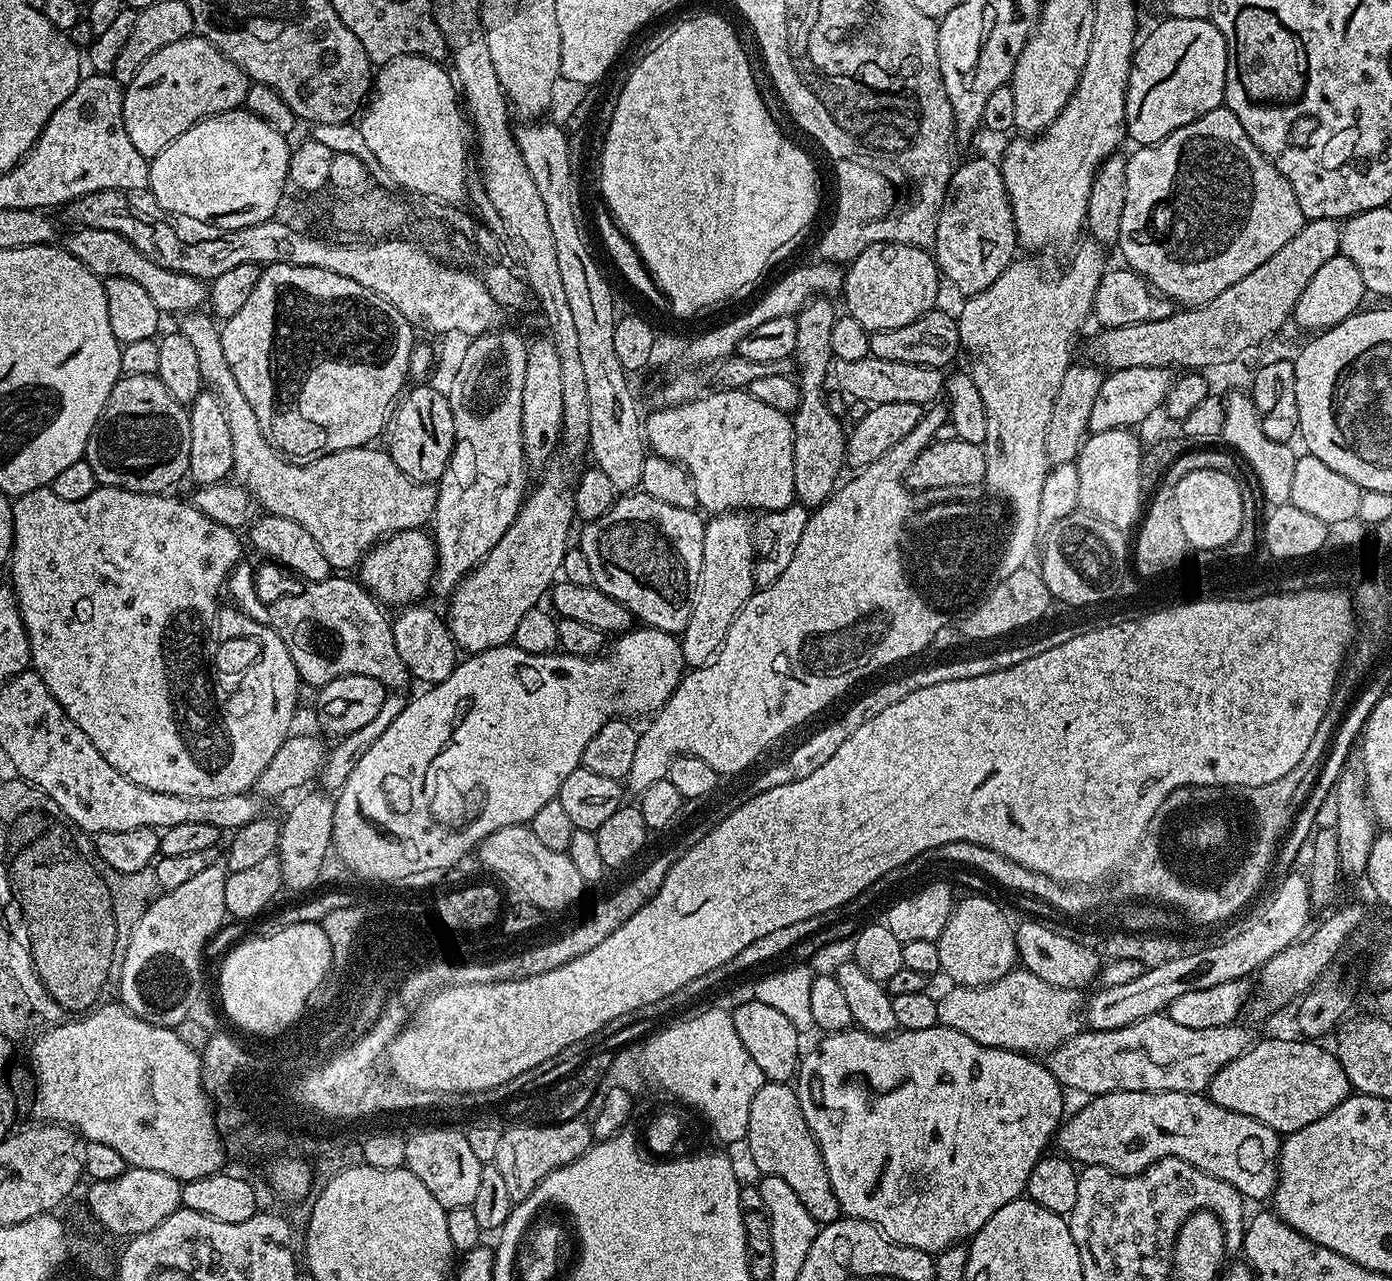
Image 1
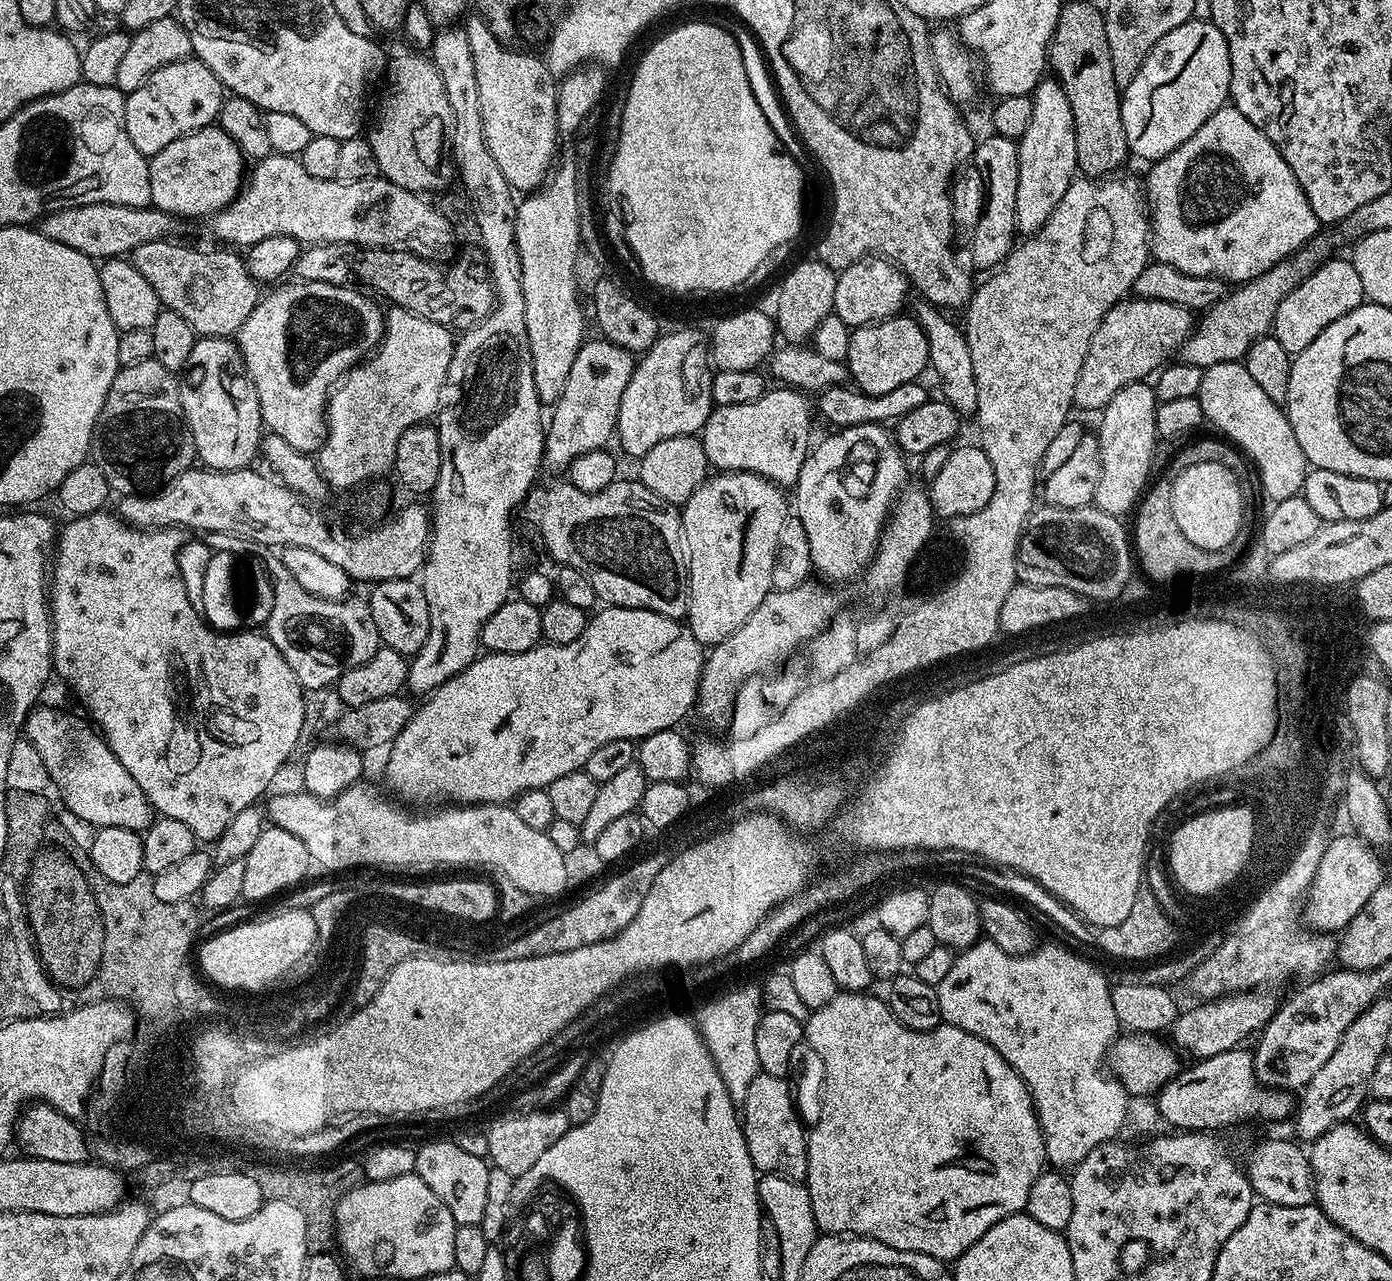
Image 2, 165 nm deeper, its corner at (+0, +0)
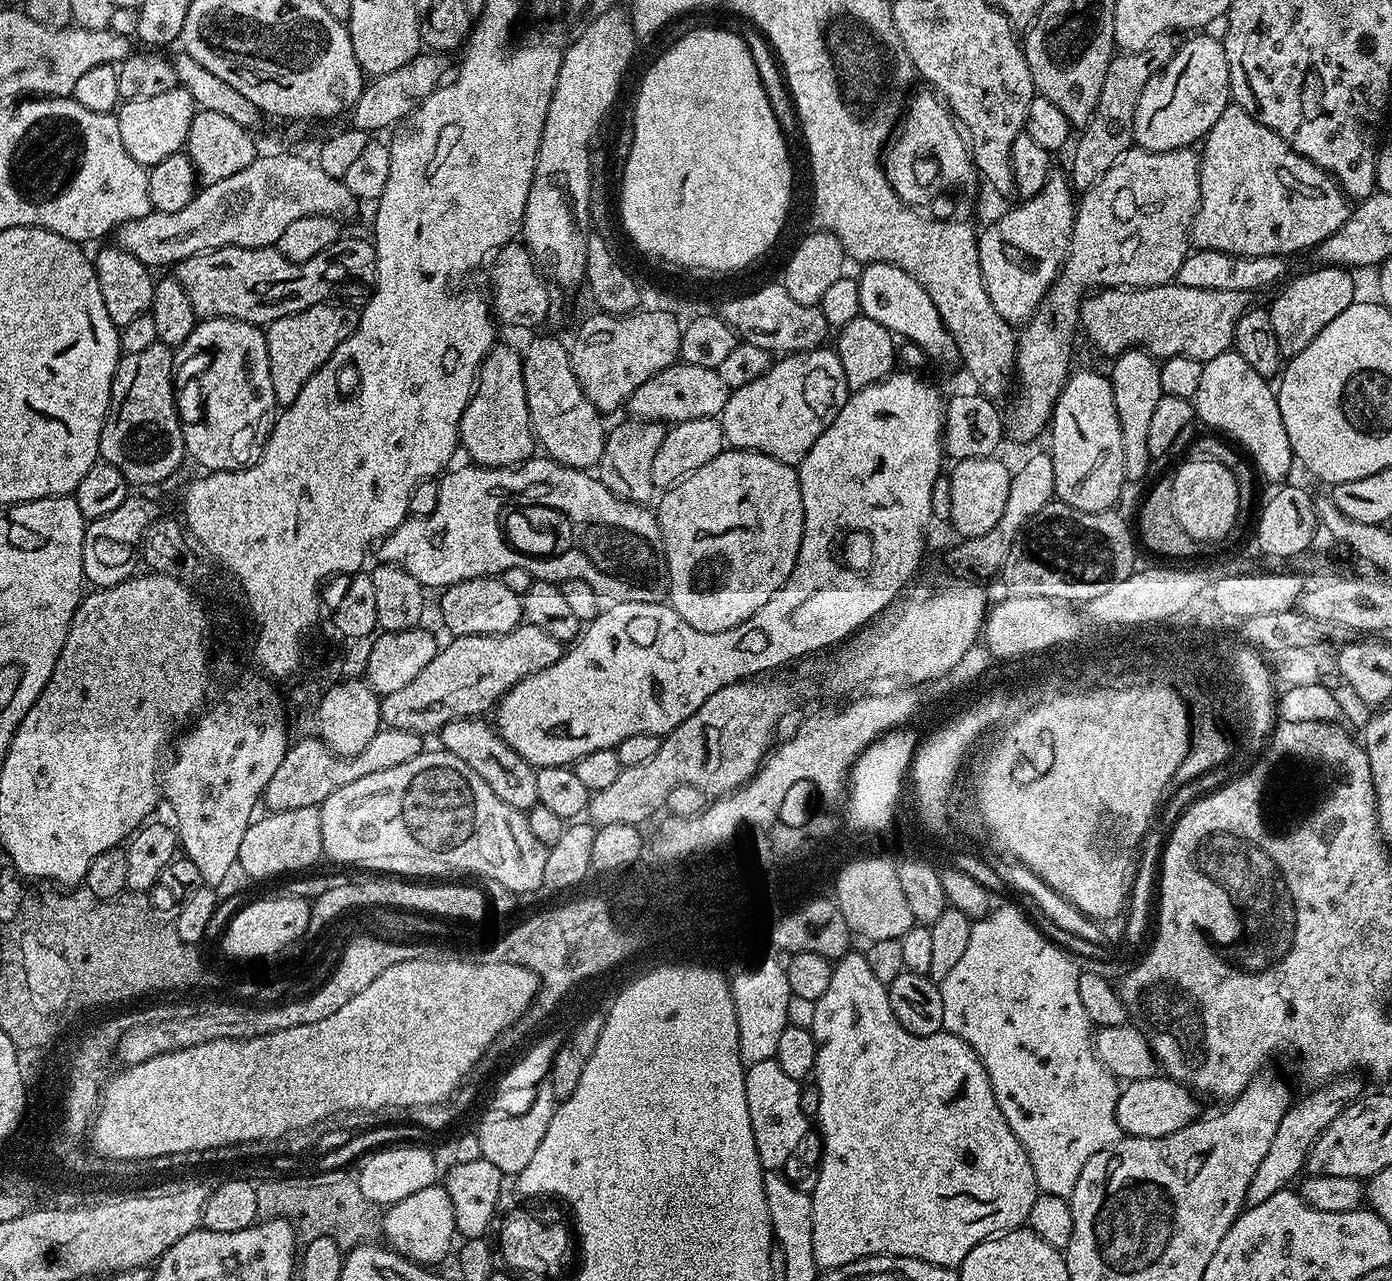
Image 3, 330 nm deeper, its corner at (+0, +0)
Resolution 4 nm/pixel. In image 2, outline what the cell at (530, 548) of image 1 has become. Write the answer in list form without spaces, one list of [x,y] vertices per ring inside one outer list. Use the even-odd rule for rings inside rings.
[[[603,338],[595,339],[585,339],[580,345],[578,358],[570,366],[566,390],[562,390],[562,398],[551,409],[552,421],[549,419],[546,424],[543,463],[556,472],[563,473],[580,455],[603,449],[611,436],[613,439],[622,394],[626,394],[626,386],[636,369],[633,353]]]

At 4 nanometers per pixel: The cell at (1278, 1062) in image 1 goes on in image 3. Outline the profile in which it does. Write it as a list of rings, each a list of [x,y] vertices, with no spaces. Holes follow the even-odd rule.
[[[1153,1074],[1150,1078],[1129,1080],[1120,1089],[1119,1106],[1116,1120],[1120,1123],[1121,1133],[1138,1138],[1162,1138],[1174,1134],[1197,1119],[1197,1097],[1184,1084],[1170,1080],[1163,1074]]]

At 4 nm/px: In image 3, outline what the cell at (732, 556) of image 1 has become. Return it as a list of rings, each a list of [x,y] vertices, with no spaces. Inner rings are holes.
[[[725,450],[661,496],[664,497],[654,511],[662,530],[668,567],[667,603],[694,630],[714,634],[746,622],[790,578],[804,529],[800,473],[793,465],[778,462],[761,452]]]

